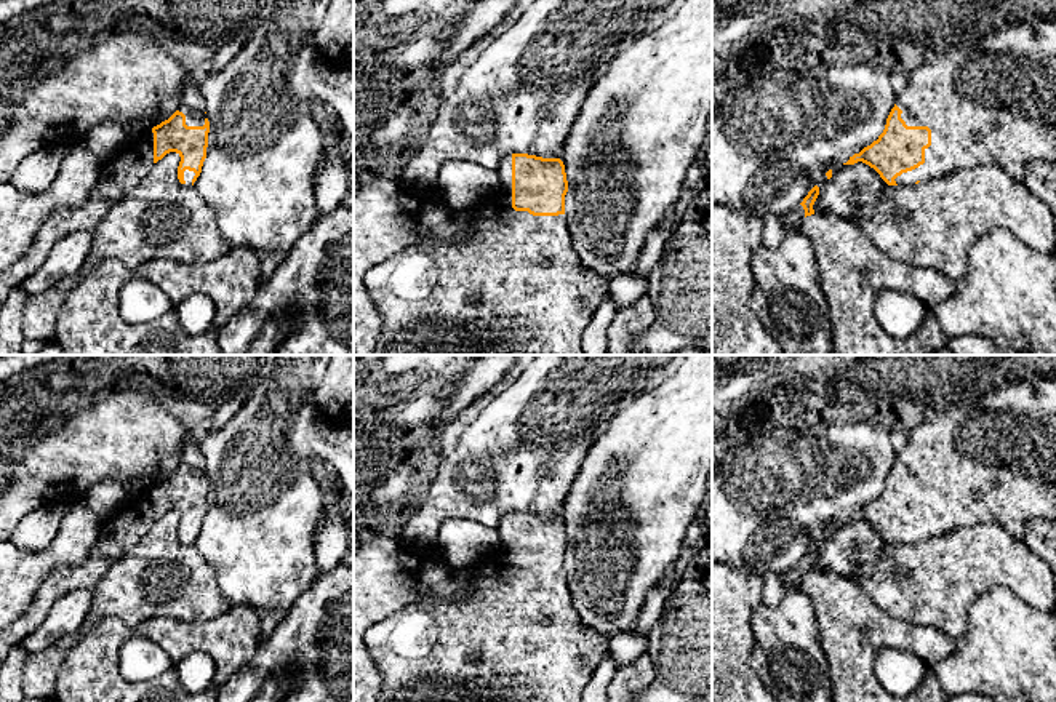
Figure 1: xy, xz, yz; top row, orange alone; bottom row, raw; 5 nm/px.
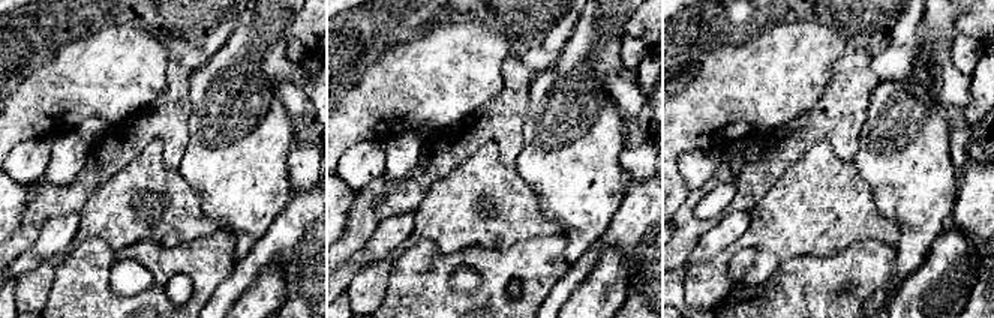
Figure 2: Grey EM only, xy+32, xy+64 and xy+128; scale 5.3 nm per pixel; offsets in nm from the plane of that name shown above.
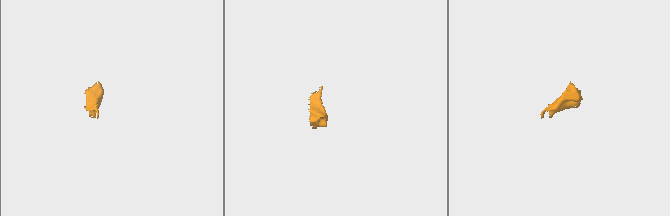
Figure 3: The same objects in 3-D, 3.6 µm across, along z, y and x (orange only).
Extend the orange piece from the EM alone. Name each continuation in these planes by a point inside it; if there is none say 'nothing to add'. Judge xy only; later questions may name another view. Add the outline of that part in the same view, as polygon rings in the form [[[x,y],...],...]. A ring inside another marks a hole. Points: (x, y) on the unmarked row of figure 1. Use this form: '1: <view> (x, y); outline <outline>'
1: xy (192, 462); outline [[[187,432],[182,440],[182,457],[178,469],[186,473],[187,485],[203,485],[206,477],[206,461],[198,446],[198,438],[195,432]]]

